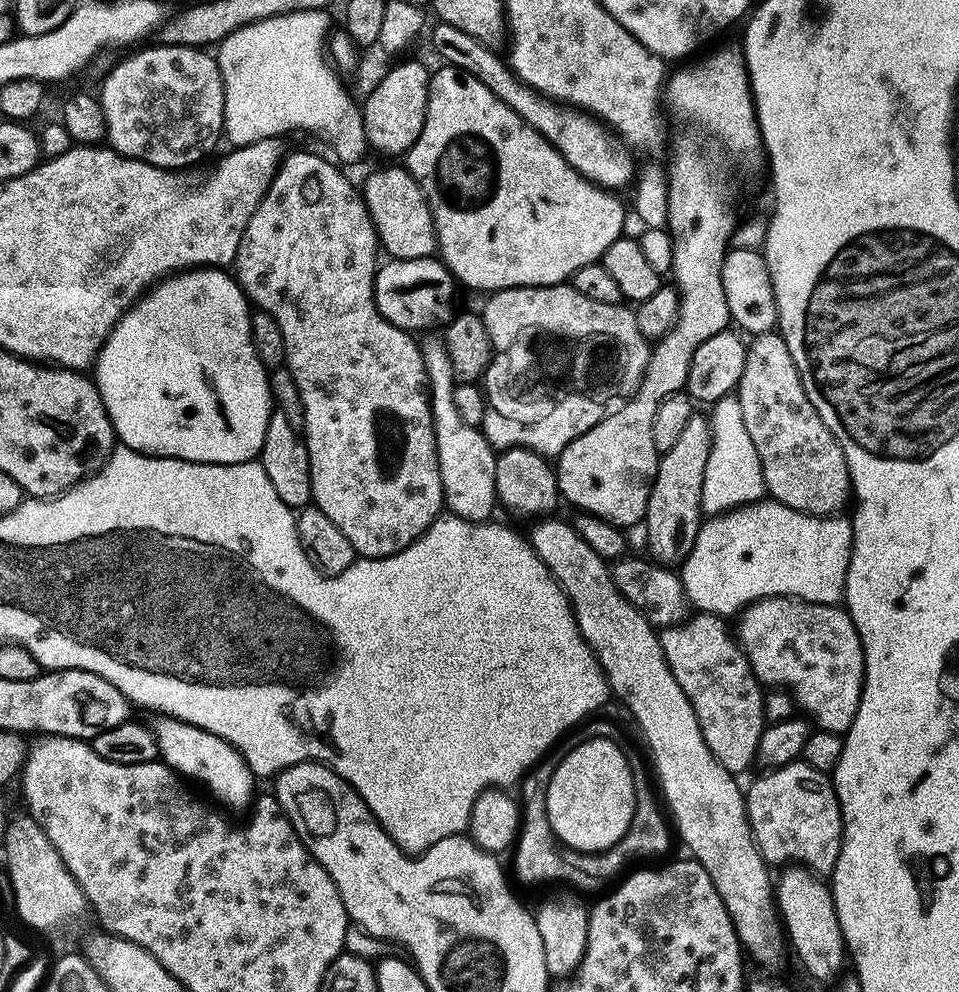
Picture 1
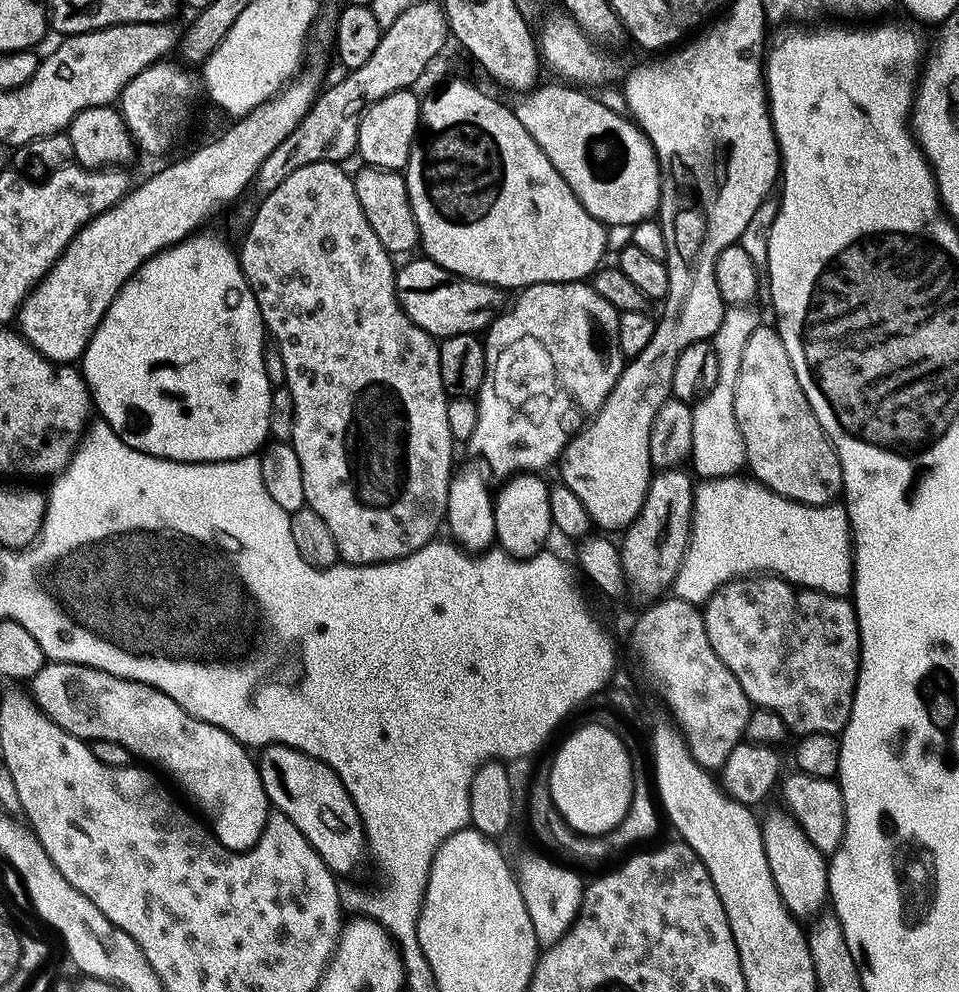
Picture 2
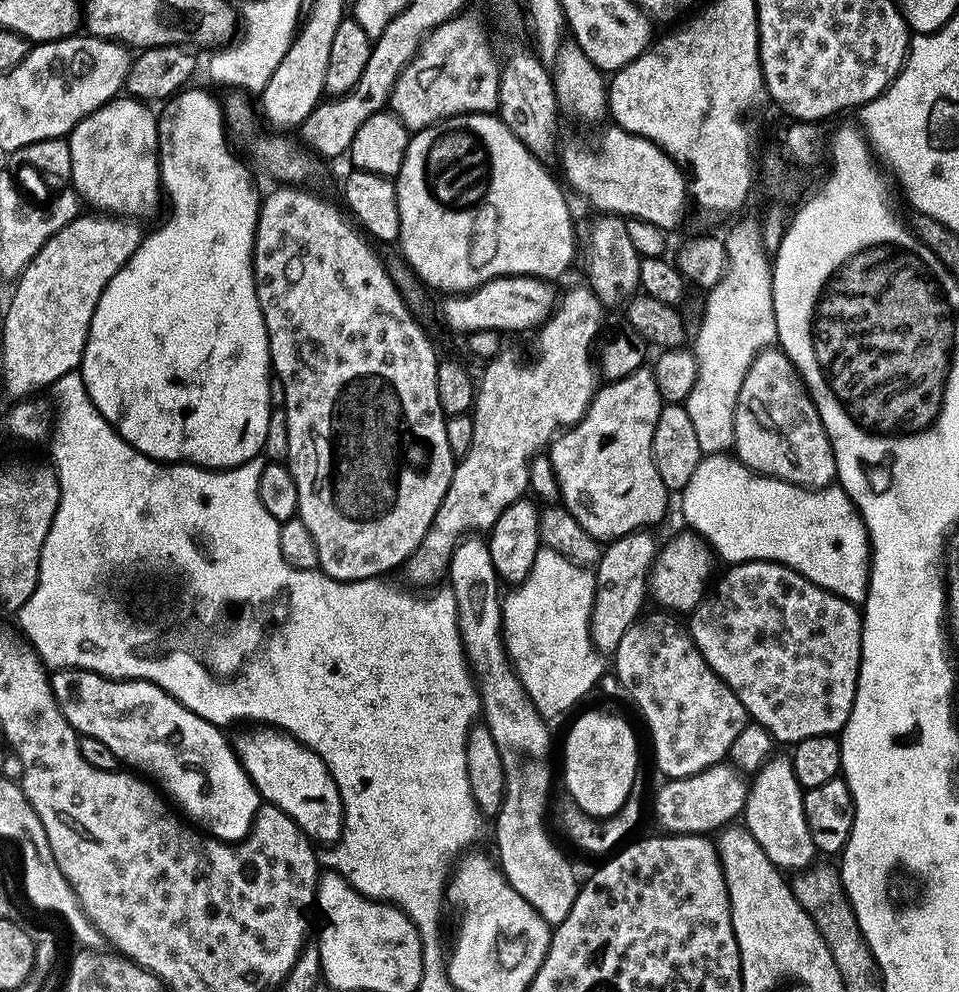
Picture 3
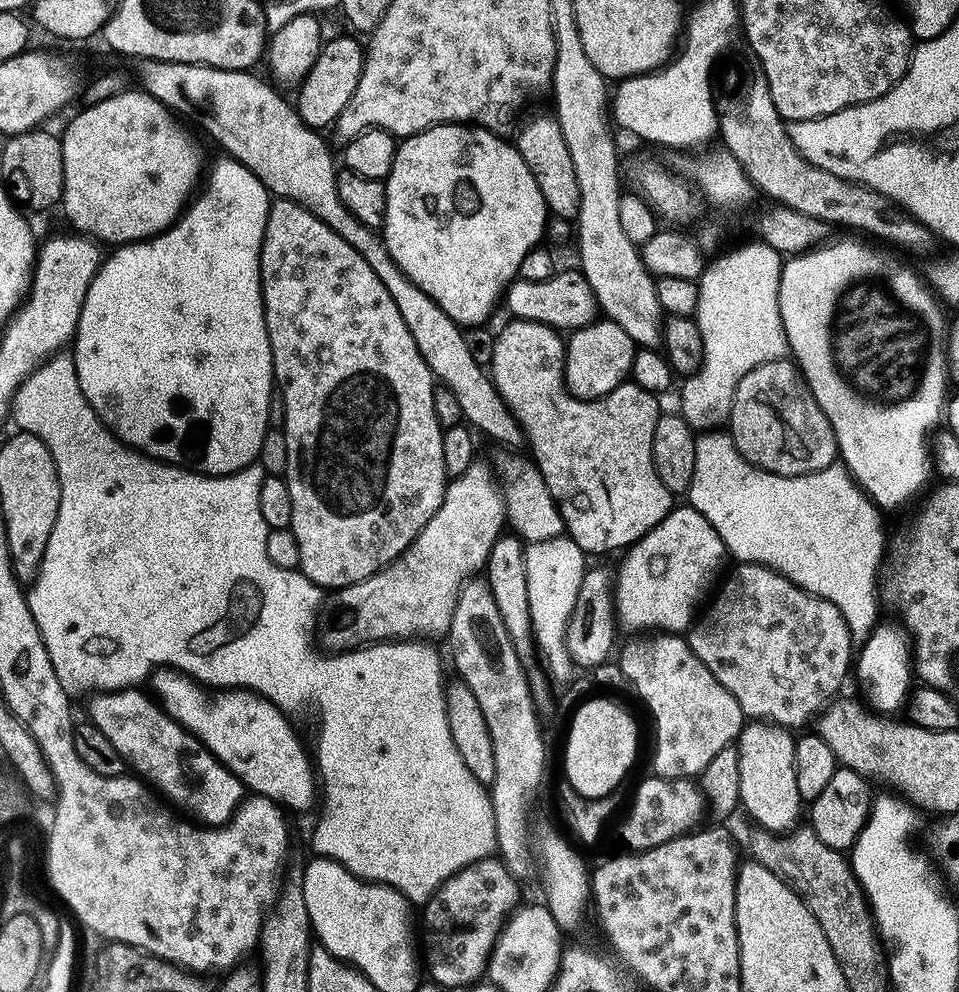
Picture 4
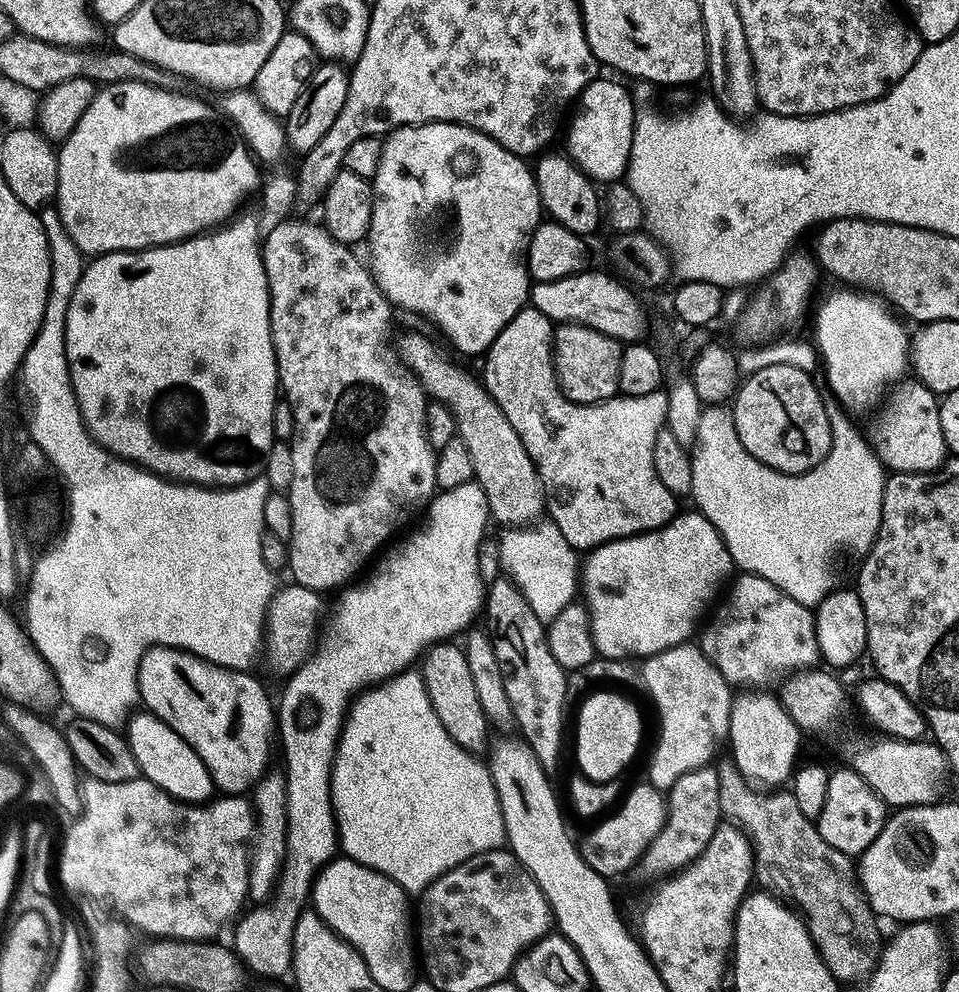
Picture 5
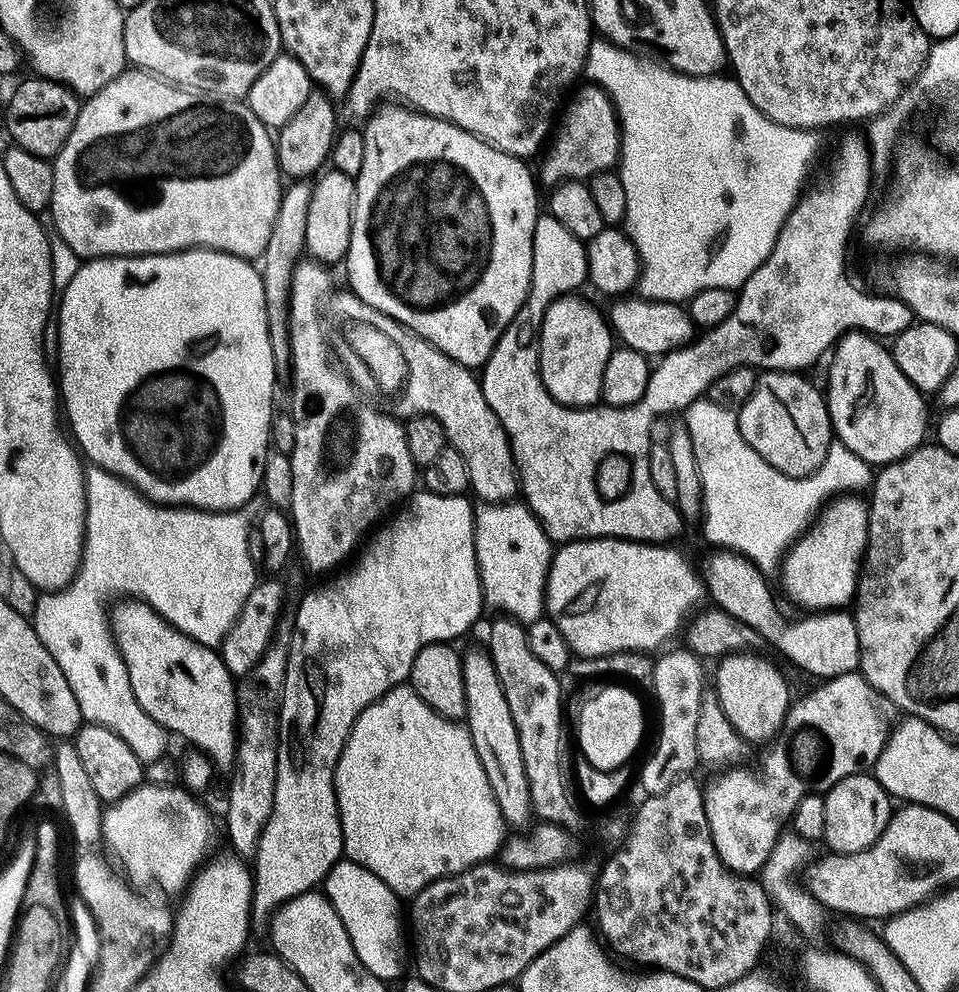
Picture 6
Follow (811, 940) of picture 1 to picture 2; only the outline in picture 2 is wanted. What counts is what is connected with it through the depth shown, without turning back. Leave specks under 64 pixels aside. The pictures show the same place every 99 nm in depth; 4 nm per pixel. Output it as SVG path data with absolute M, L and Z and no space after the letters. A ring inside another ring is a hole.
M779 810L780 812L772 812L768 817L763 817L760 829L762 830L762 842L764 843L764 849L766 850L766 862L770 862L770 874L774 874L774 886L778 886L778 894L782 894L782 902L786 907L791 910L793 916L800 920L806 920L806 917L813 917L817 915L823 909L823 902L829 899L828 895L828 865L829 861L826 859L825 853L818 850L818 846L814 846L814 842L810 842L810 838L806 838L806 834L800 826L798 826L795 820L788 815L787 811Z

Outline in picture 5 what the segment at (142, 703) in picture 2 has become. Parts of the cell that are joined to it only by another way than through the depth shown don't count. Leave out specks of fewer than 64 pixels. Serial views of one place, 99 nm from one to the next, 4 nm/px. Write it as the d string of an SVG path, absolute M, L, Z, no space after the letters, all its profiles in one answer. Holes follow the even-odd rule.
M140 710L127 717L127 728L128 746L138 762L139 775L143 779L158 786L175 800L183 800L185 804L203 804L213 799L214 785L208 767L173 728L166 726L166 722L162 722L152 712Z

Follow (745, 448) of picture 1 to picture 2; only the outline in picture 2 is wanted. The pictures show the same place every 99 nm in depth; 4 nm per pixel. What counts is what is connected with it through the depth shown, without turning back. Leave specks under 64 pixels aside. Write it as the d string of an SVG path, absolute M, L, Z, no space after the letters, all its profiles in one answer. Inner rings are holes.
M732 306L725 311L722 324L718 326L716 335L710 341L713 353L723 358L720 361L720 376L711 390L695 401L692 409L694 442L690 464L696 468L704 468L703 475L709 480L735 476L746 464L742 434L734 418L734 386L738 378L738 370L742 366L742 350L746 350L746 338L750 338L750 334L754 334L758 326L758 320L752 310L748 306Z

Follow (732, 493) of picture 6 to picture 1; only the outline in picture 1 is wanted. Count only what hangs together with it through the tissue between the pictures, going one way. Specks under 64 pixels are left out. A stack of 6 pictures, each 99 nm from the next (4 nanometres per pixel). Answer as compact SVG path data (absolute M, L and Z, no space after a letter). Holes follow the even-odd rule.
M771 498L709 515L701 523L694 546L683 557L684 569L678 572L689 605L696 612L730 618L730 615L739 613L745 604L764 600L768 596L796 596L799 600L819 604L840 604L852 557L852 522L842 517L840 514L811 516Z

